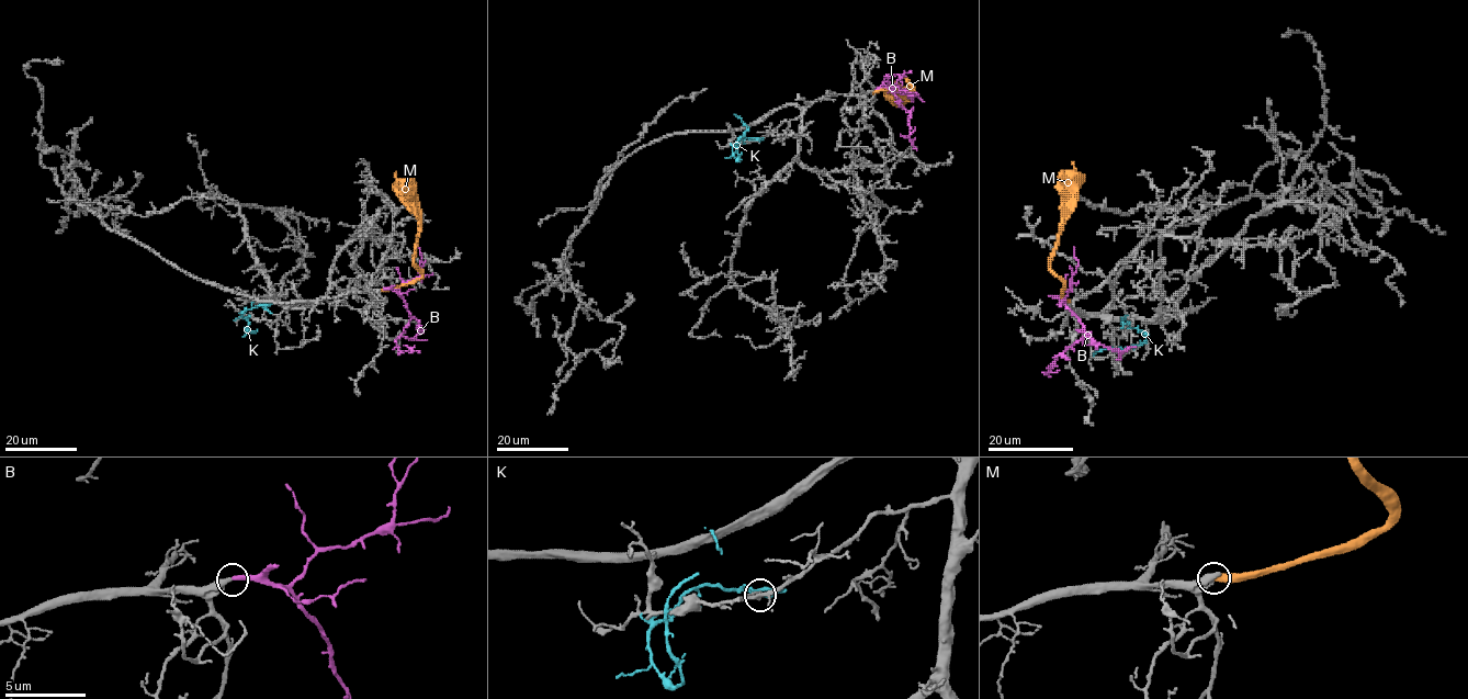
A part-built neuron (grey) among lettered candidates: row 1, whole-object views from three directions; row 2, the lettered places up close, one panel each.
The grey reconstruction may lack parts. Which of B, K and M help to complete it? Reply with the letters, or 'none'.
B

